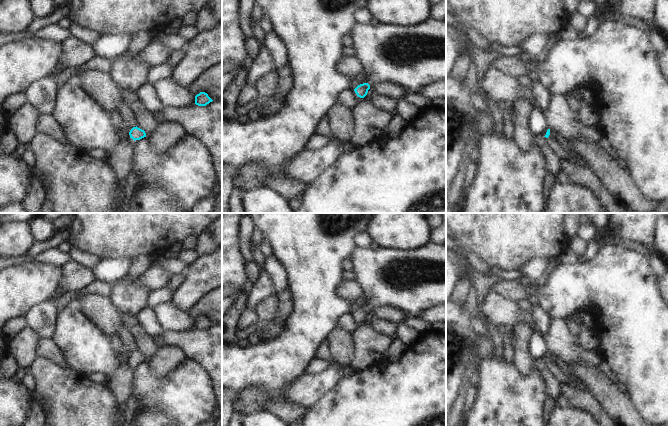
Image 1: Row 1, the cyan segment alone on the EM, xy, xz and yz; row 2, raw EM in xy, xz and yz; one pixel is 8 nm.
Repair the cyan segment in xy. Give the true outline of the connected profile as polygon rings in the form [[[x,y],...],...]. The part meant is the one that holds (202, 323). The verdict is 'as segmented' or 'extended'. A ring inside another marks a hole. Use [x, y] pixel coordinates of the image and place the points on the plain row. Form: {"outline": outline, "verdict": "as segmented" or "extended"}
{"outline": [[[200,316],[195,320],[195,328],[198,330],[206,330],[213,324],[205,316]]], "verdict": "as segmented"}

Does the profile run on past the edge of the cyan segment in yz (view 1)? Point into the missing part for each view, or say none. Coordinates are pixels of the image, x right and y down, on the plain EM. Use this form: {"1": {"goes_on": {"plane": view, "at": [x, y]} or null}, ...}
{"1": {"goes_on": null}}

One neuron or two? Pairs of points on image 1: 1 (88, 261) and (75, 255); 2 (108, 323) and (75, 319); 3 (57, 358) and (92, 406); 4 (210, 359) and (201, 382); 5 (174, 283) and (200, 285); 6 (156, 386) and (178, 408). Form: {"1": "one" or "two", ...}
{"1": "one", "2": "two", "3": "two", "4": "two", "5": "two", "6": "one"}

